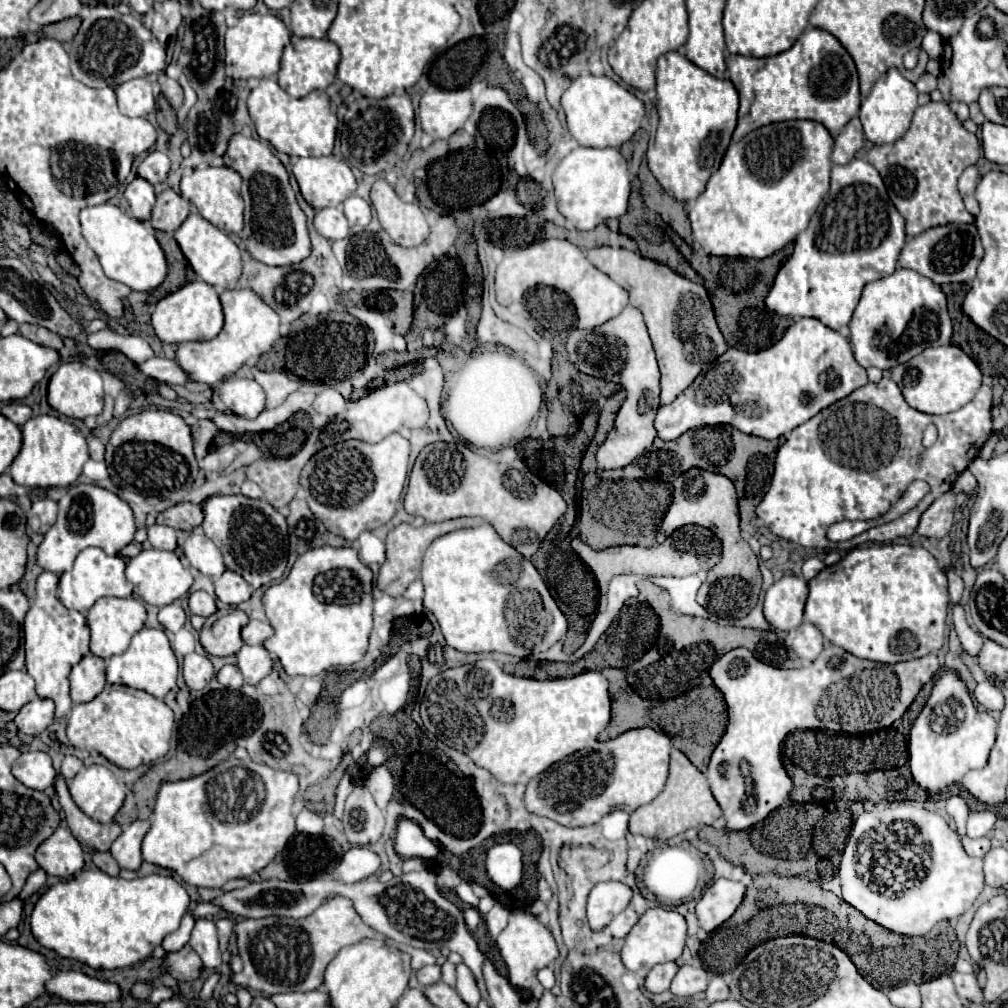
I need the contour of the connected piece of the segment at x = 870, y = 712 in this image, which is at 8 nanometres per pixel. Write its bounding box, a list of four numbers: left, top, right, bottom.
[707,644,939,830]

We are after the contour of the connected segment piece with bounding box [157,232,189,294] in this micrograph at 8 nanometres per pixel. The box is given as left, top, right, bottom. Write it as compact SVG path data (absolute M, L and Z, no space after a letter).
M157 232L157 240L165 252L165 258L167 258L167 264L169 264L169 274L165 278L165 282L161 284L161 292L169 294L169 292L175 292L177 288L181 288L185 284L185 278L187 278L187 268L189 268L189 262L185 260L179 244L175 242L175 238L167 232Z

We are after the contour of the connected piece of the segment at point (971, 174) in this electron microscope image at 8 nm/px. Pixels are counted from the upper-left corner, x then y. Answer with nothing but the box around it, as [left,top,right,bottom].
[959,166,979,216]

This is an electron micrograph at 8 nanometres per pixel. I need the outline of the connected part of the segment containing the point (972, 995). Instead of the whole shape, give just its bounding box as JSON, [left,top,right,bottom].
[951,972,983,1002]

